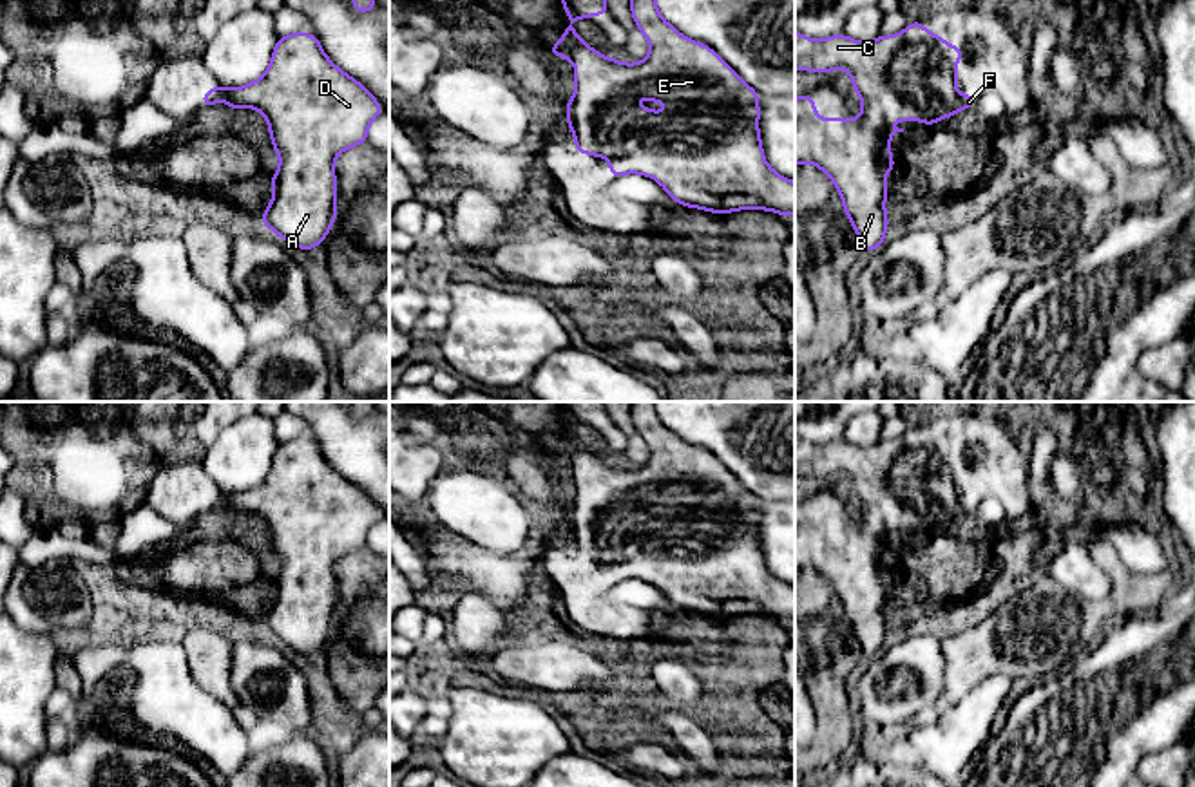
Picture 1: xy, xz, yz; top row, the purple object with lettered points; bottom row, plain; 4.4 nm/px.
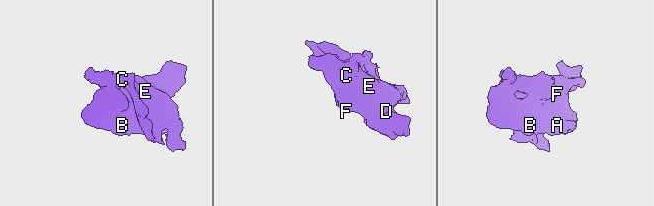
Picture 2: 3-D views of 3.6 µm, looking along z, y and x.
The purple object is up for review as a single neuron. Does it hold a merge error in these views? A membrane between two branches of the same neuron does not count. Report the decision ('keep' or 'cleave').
keep

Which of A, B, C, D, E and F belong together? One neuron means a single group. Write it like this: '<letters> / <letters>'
A B C D E F

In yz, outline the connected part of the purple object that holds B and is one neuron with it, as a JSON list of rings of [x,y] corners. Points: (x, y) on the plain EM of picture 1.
[[[918,423],[898,440],[869,447],[846,440],[811,445],[795,436],[795,474],[844,474],[862,505],[860,523],[818,525],[811,498],[795,503],[795,570],[813,568],[831,583],[865,659],[884,650],[891,630],[885,577],[896,577],[896,570],[889,546],[903,534],[887,526],[934,530],[974,512],[974,499],[963,496],[960,507],[954,492],[954,469],[961,465],[961,452],[929,438]]]

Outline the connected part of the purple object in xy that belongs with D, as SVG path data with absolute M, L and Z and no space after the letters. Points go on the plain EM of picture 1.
M308 438L281 441L259 485L230 496L217 487L215 494L203 498L201 510L217 510L219 505L225 505L230 516L259 516L268 526L270 546L281 563L277 577L270 583L273 602L261 628L299 655L320 651L337 624L335 564L340 557L368 546L369 528L384 517L380 507L340 476L324 460L319 443Z

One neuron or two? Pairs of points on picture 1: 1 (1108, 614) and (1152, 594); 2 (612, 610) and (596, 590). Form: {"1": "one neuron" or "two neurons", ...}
{"1": "one neuron", "2": "one neuron"}

